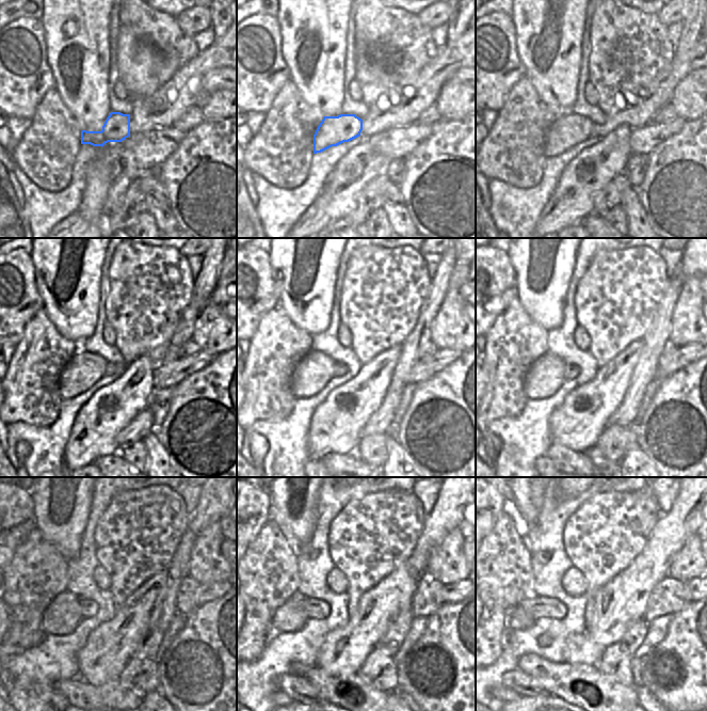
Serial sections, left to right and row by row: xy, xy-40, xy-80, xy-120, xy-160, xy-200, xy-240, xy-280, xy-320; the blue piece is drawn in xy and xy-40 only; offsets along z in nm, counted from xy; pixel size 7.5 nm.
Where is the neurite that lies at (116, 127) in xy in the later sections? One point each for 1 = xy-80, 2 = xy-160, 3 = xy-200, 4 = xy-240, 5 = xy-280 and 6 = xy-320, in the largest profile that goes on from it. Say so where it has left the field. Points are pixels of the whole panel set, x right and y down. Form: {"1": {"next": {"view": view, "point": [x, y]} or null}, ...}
{"1": {"next": {"view": "xy-80", "point": [568, 129]}}, "2": {"next": {"view": "xy-160", "point": [310, 376]}}, "3": {"next": {"view": "xy-200", "point": [546, 375]}}, "4": {"next": {"view": "xy-240", "point": [63, 615]}}, "5": {"next": {"view": "xy-280", "point": [291, 617]}}, "6": {"next": {"view": "xy-320", "point": [518, 619]}}}

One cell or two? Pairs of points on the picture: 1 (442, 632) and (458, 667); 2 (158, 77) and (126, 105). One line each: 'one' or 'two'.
1: one
2: two

